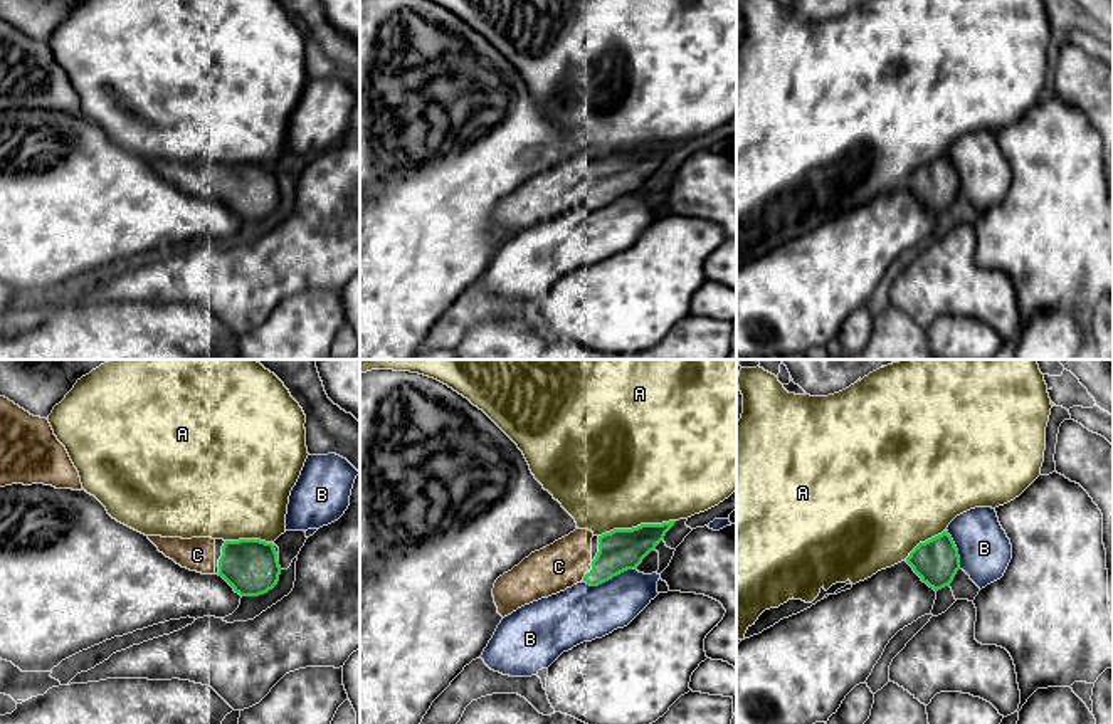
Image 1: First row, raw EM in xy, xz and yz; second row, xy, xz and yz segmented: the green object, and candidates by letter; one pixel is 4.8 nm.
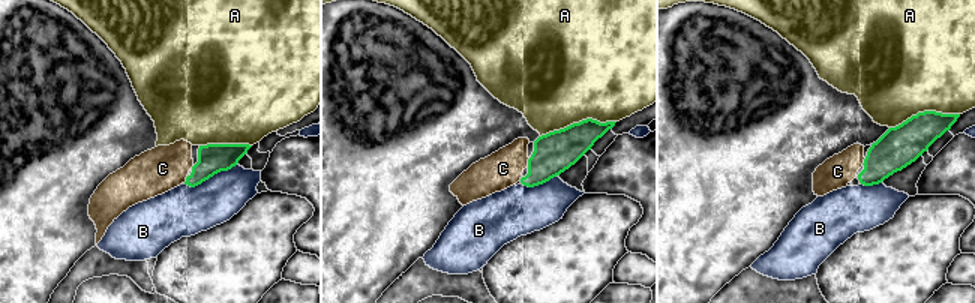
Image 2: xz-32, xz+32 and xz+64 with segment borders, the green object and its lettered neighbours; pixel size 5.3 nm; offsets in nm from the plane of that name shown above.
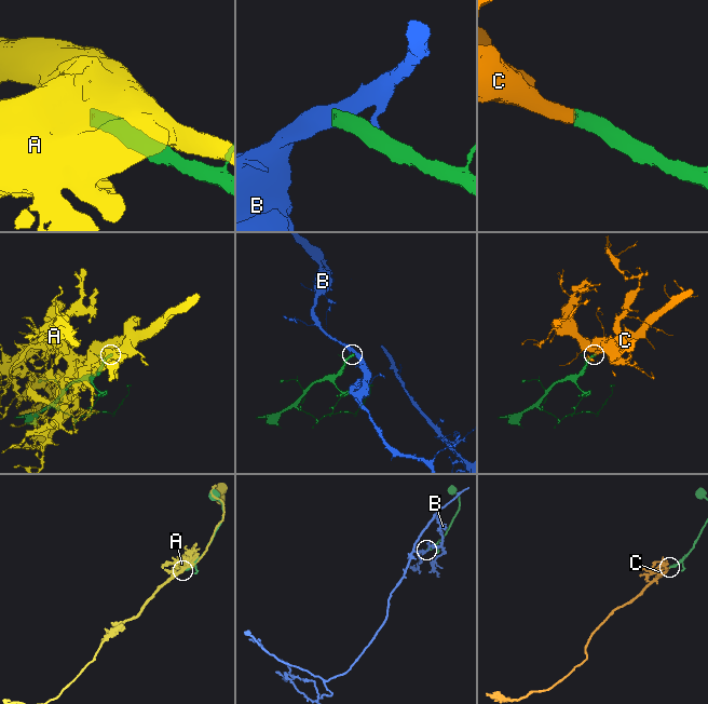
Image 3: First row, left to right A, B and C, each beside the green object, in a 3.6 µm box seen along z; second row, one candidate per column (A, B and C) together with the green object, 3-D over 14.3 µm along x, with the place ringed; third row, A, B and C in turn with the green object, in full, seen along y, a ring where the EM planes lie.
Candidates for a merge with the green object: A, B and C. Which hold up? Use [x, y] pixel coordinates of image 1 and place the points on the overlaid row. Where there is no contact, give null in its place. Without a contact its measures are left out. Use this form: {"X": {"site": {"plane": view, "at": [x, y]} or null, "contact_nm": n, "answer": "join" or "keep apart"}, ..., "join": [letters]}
{"A": {"site": {"plane": "xz", "at": [638, 526]}, "contact_nm": 380, "answer": "keep apart"}, "B": {"site": {"plane": "xz", "at": [609, 578]}, "contact_nm": 260, "answer": "keep apart"}, "C": {"site": {"plane": "xz", "at": [584, 578]}, "contact_nm": 40, "answer": "join"}, "join": ["C"]}

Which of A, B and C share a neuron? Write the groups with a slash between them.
A / B / C

